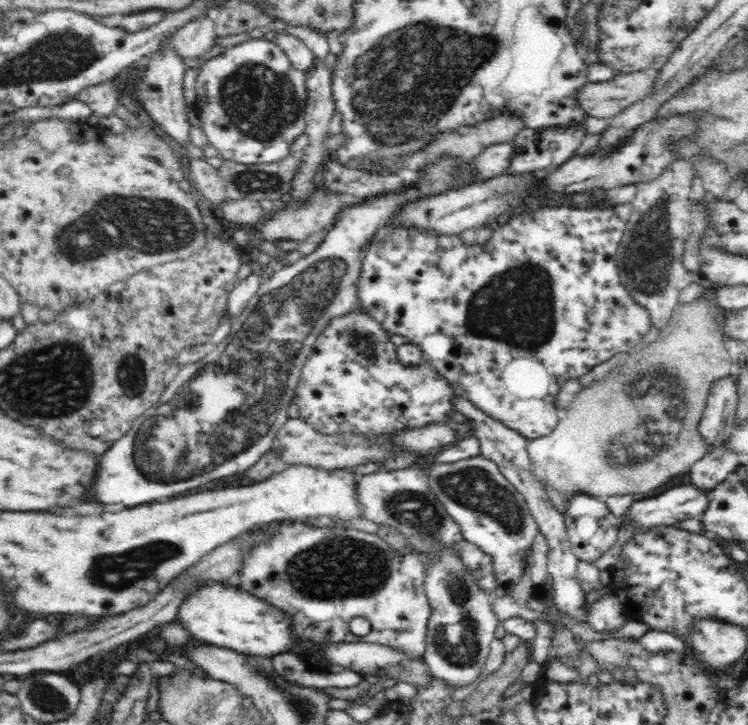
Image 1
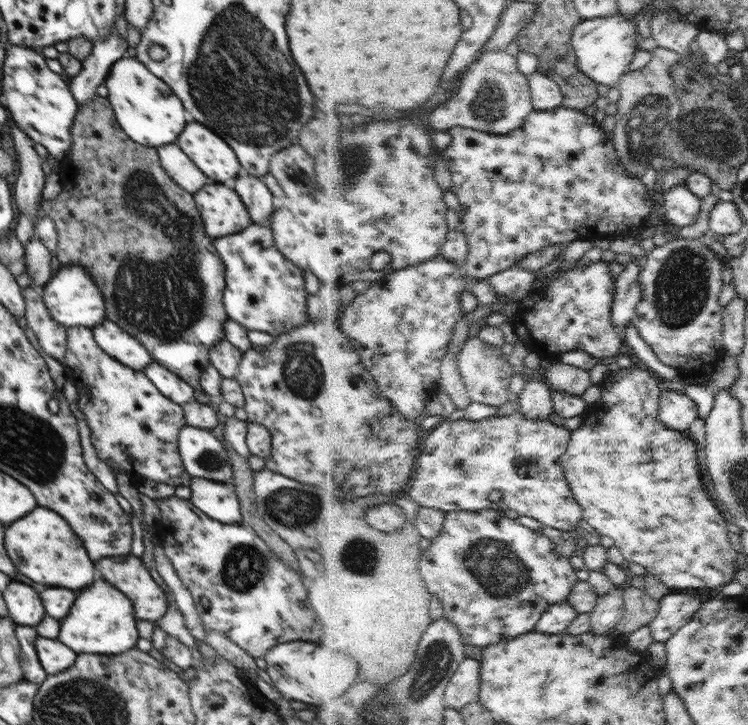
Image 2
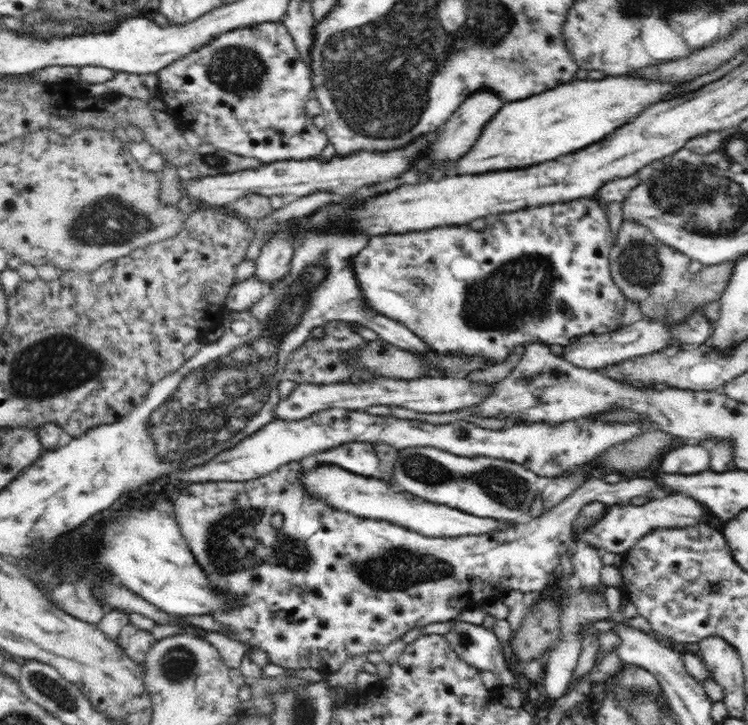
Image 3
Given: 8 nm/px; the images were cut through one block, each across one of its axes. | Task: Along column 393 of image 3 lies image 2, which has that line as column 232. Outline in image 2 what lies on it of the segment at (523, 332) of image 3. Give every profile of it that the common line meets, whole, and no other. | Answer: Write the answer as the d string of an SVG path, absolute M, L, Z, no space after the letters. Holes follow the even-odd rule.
M251 224L236 234L214 239L213 244L226 268L223 305L228 319L274 336L308 322L304 271L275 248L271 227Z

